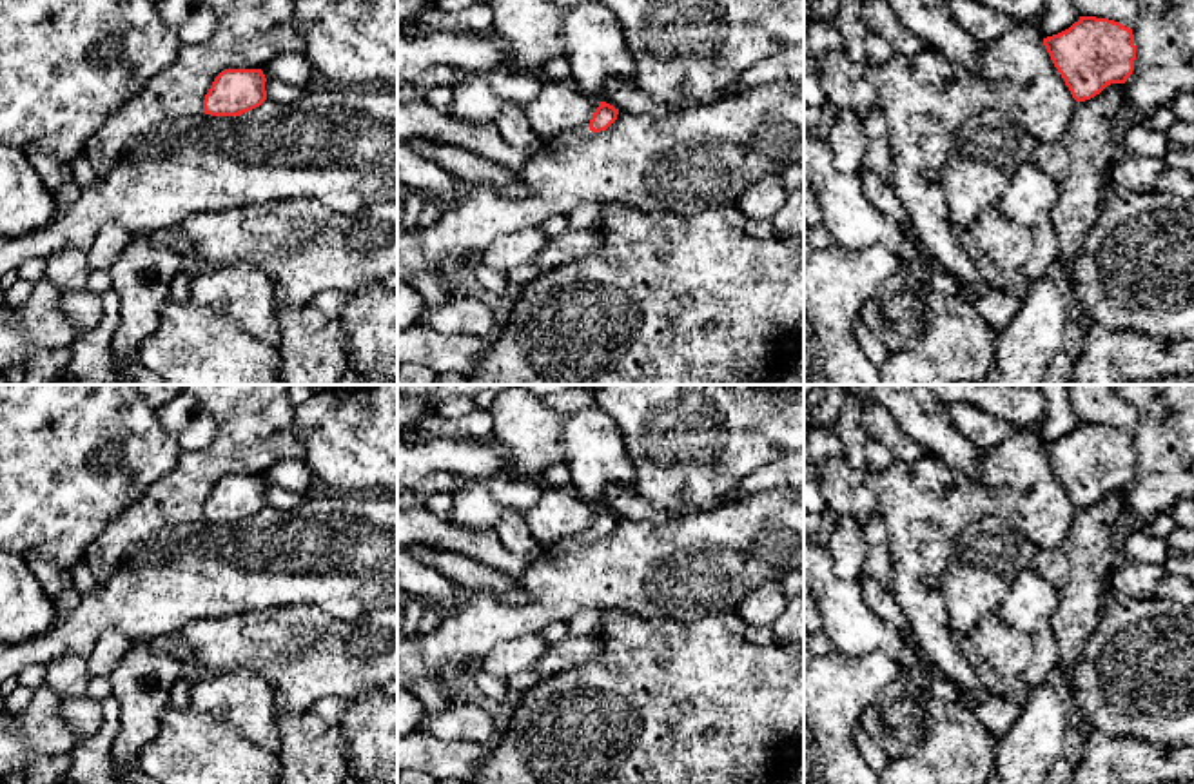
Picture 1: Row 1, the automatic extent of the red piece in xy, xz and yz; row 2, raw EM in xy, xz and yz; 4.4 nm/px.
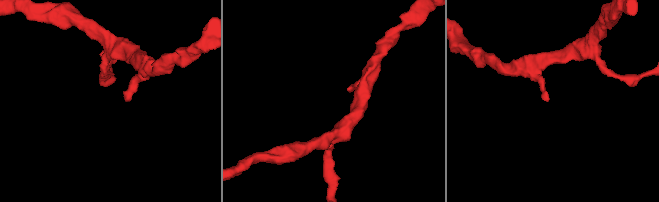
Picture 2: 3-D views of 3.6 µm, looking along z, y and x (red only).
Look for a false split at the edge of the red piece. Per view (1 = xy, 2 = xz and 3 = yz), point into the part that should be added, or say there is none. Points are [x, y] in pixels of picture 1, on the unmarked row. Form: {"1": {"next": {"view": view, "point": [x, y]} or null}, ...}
{"1": {"next": null}, "2": {"next": {"view": "xz", "point": [577, 541]}}, "3": {"next": null}}

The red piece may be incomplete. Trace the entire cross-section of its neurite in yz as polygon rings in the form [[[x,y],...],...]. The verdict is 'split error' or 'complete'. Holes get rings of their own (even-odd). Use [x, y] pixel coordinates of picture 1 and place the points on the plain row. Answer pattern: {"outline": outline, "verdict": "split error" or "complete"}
{"outline": [[[1080,423],[1069,436],[1043,445],[1043,452],[1076,508],[1094,505],[1111,490],[1125,490],[1134,477],[1132,436],[1109,425]]], "verdict": "complete"}

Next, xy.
{"outline": [[[261,475],[221,477],[203,506],[203,519],[210,523],[240,523],[267,506],[265,481]]], "verdict": "complete"}

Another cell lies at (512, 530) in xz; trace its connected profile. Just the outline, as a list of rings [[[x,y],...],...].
[[[506,512],[494,526],[494,532],[512,554],[528,554],[537,548],[537,543],[528,532],[524,512]]]

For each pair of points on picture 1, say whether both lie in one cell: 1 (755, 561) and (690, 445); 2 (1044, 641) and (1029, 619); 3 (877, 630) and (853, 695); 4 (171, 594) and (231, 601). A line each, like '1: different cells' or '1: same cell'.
1: different cells
2: same cell
3: different cells
4: same cell

